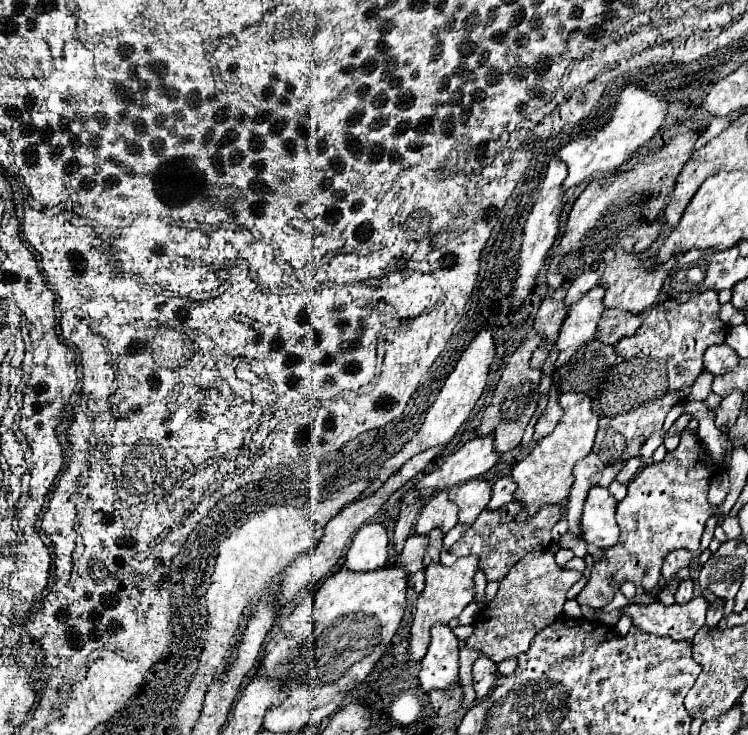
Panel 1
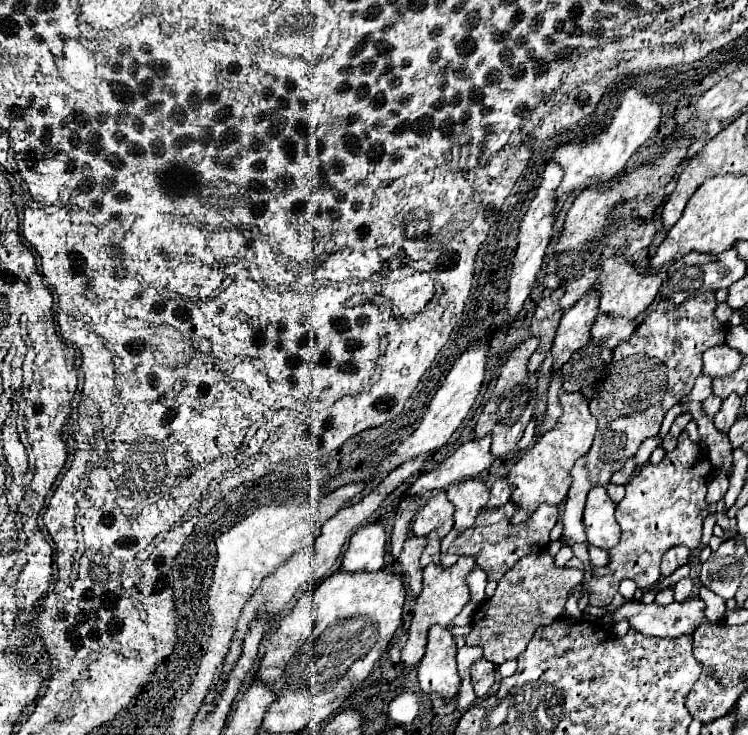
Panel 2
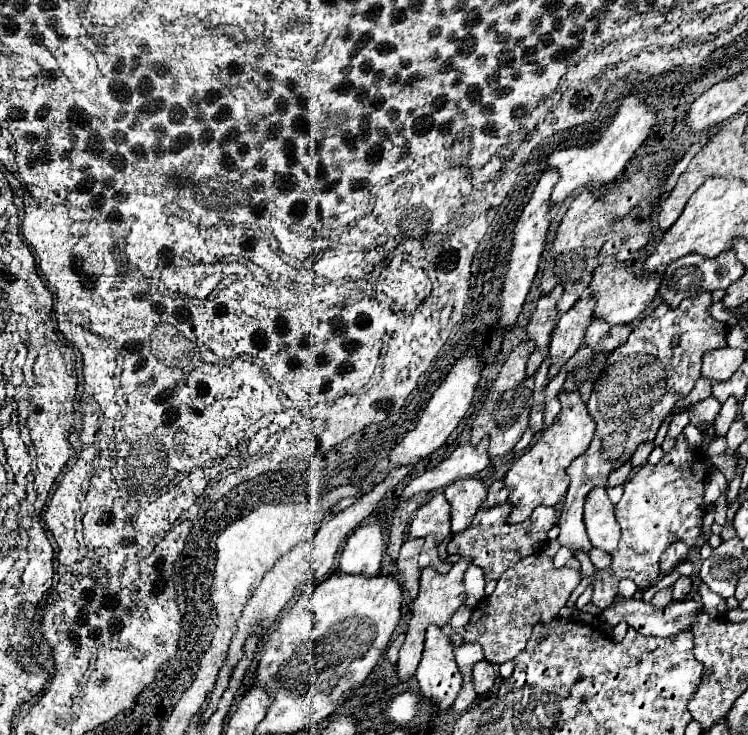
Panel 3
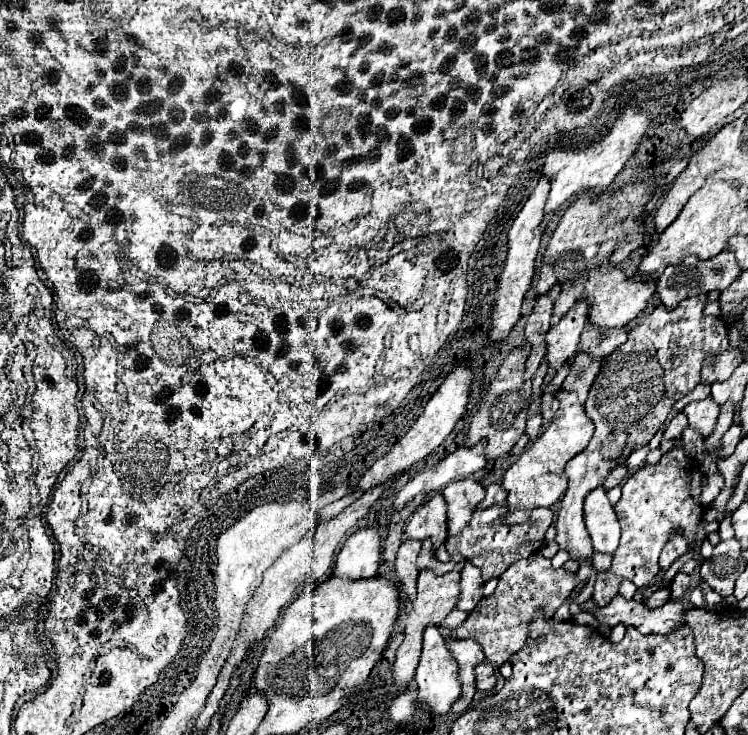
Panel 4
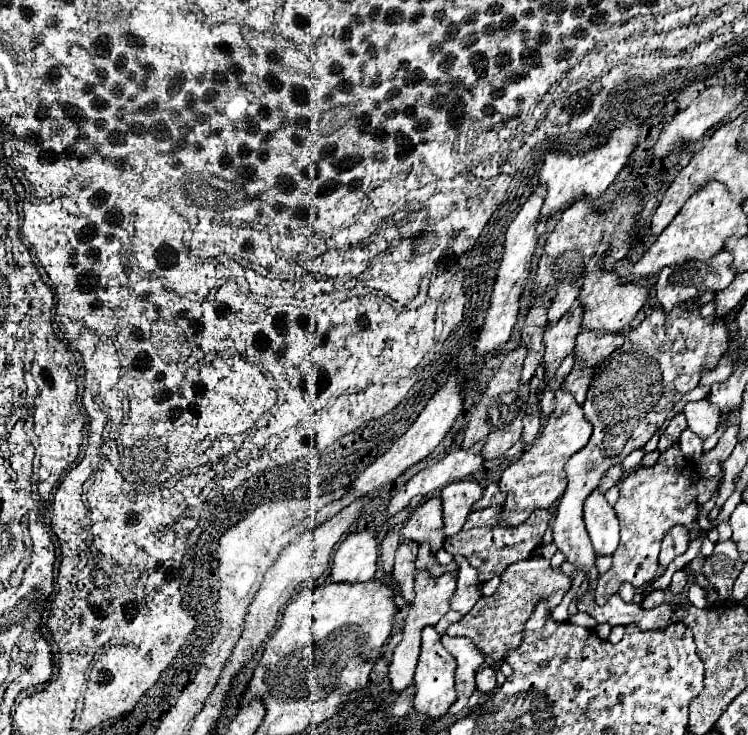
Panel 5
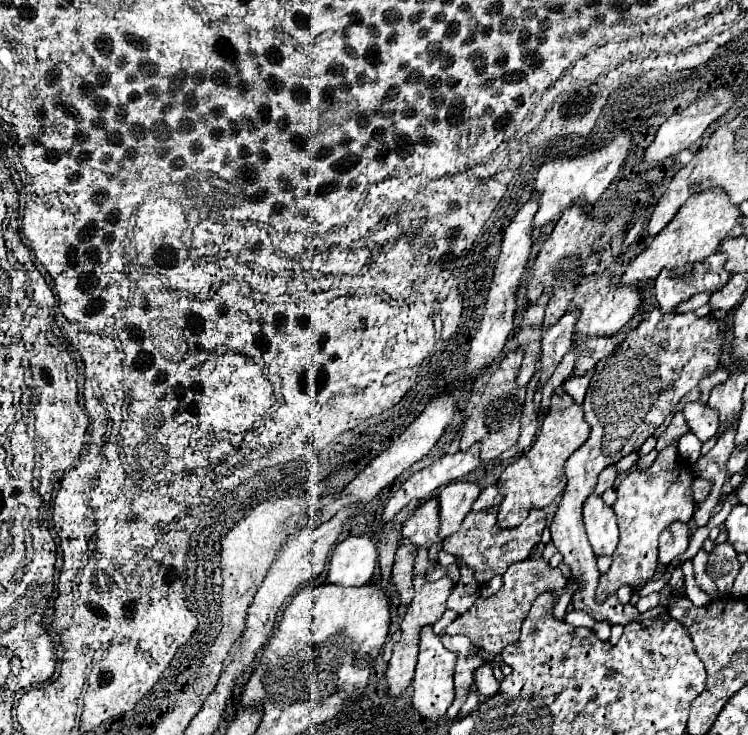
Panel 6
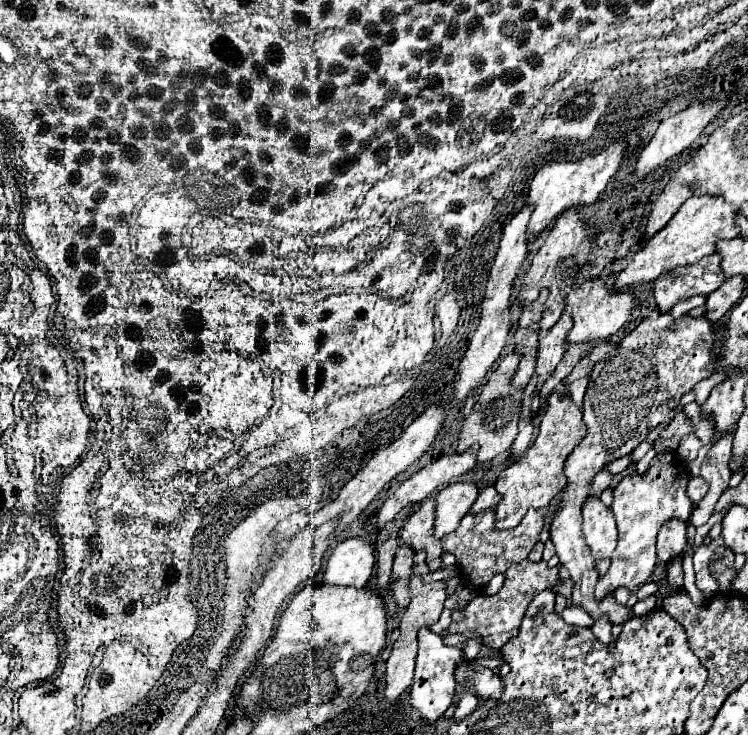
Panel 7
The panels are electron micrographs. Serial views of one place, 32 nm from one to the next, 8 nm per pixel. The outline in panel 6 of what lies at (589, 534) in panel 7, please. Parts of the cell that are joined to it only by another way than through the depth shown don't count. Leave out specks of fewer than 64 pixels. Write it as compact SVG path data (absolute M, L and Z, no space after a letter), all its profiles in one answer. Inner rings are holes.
M590 494L584 502L584 526L596 556L612 556L618 546L618 524L614 510L600 494Z

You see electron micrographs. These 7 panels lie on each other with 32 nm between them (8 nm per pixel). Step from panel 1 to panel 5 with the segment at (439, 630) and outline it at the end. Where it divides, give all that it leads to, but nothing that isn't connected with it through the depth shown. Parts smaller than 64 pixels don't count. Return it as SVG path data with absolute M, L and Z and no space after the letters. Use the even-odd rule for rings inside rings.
M426 626L422 632L422 652L416 666L416 698L414 708L422 714L428 714L432 718L440 718L448 712L448 708L456 700L456 658L442 646L440 634L434 626Z

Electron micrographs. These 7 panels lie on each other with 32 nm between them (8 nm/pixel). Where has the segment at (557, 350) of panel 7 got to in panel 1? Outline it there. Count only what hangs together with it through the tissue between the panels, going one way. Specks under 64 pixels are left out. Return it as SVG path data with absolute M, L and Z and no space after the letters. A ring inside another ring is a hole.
M604 284L592 288L592 292L586 292L582 300L572 304L572 308L568 310L568 316L562 324L562 330L556 342L560 350L556 368L564 366L580 346L594 340L600 316L606 310L602 304L602 298L604 298Z

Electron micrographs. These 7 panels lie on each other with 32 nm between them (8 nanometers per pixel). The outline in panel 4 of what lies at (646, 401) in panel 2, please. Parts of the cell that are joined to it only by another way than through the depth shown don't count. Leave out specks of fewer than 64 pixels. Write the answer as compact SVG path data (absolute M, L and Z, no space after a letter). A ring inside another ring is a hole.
M702 292L700 296L682 300L674 310L658 306L630 332L626 344L616 348L604 360L604 366L596 376L584 404L588 418L592 418L596 426L596 432L588 448L574 456L566 466L570 484L554 522L558 530L556 542L560 548L570 552L572 560L592 560L594 548L582 520L582 504L588 492L592 492L596 486L602 486L608 472L616 466L622 466L634 448L640 448L654 438L658 428L666 422L674 402L700 382L704 358L728 348L726 322L706 316L706 304L708 294Z

